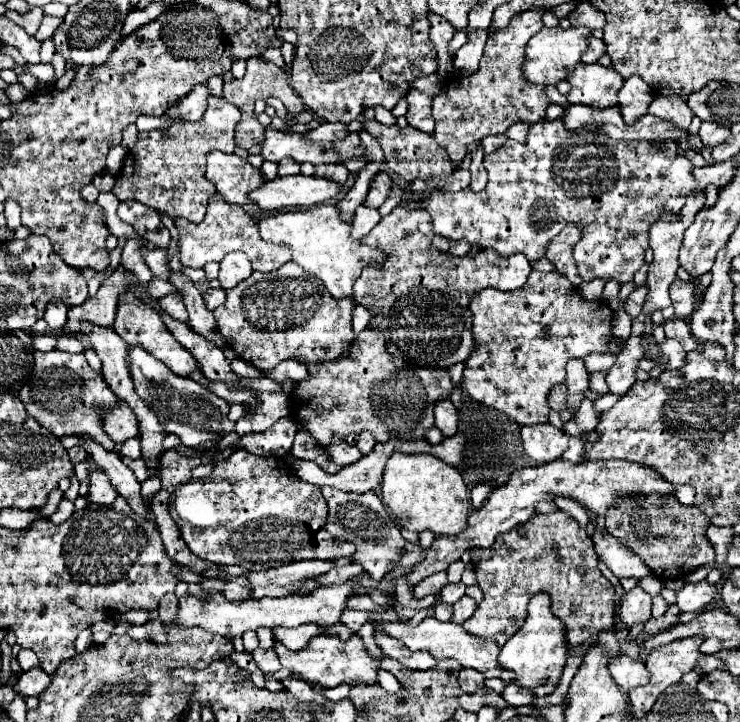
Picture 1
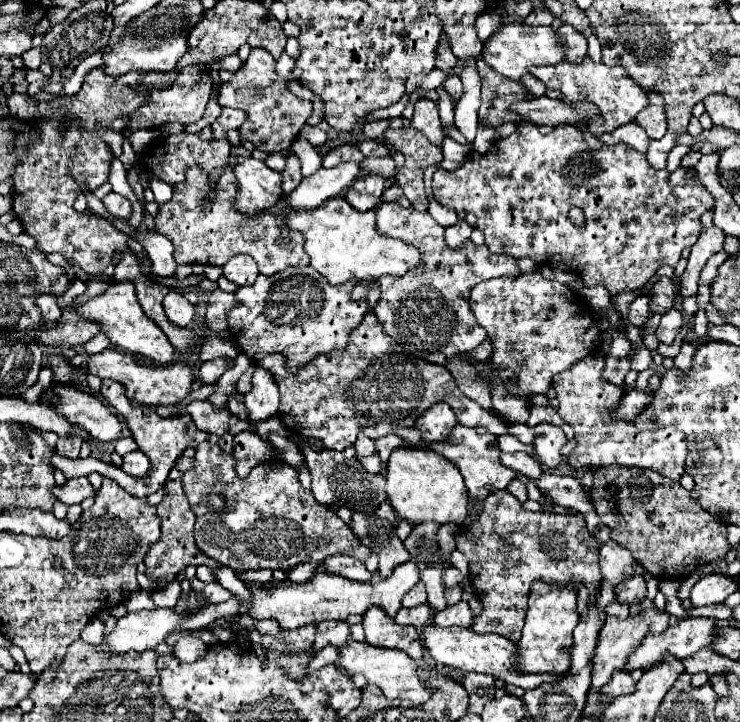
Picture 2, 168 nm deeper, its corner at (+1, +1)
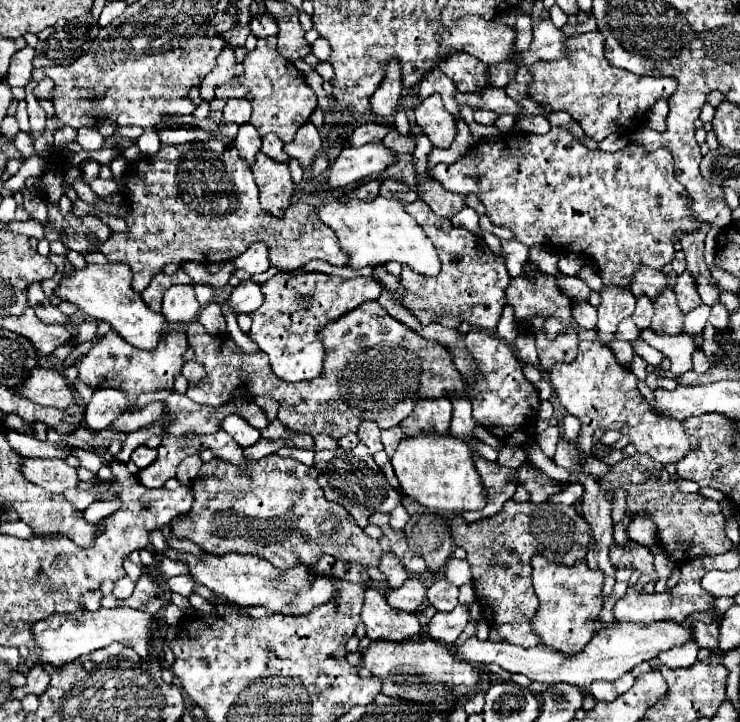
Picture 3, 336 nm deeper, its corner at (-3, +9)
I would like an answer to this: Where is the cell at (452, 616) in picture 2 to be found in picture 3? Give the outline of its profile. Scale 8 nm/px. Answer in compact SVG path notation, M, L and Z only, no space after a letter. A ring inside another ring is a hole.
M458 604L452 611L438 611L435 613L423 633L427 637L435 639L435 641L443 641L448 645L454 645L455 641L463 633L467 621L469 621L467 605Z

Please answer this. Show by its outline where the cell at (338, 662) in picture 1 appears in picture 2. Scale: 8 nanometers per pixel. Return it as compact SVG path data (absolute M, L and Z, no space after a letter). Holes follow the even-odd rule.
M353 639L347 641L345 647L339 647L339 659L337 659L337 667L341 667L345 673L349 675L365 675L365 679L373 685L377 685L387 699L409 699L415 705L423 705L429 699L429 689L421 683L421 679L417 679L415 671L417 671L417 663L409 657L405 657L405 653L397 651L397 649L383 649L383 647L373 647L369 643L357 643Z

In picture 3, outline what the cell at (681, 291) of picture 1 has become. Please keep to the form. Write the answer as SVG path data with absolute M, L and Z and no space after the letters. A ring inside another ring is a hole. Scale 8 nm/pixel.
M643 267L643 269L637 269L637 273L633 275L633 281L631 281L629 287L631 287L635 297L647 295L651 301L655 301L657 295L661 293L661 289L667 287L667 277L657 269Z

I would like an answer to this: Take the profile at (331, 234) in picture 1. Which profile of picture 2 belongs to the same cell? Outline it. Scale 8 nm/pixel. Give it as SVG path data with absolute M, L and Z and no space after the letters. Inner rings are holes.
M335 197L319 209L289 215L289 229L303 235L305 253L311 259L309 265L331 285L343 285L351 279L355 283L369 283L383 275L401 277L421 261L415 247L375 233L375 211L357 211L343 197Z

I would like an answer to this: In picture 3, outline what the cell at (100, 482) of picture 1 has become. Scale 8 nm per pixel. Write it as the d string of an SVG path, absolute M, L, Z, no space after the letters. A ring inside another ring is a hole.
M25 459L21 463L21 473L31 483L53 493L79 487L77 471L61 459Z

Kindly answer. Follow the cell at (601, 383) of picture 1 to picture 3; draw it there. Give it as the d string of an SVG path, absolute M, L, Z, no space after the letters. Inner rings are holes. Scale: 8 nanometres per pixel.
M613 341L609 347L611 347L611 351L615 353L615 357L617 357L617 361L621 365L629 365L631 363L631 359L635 355L631 343L627 343L627 341Z

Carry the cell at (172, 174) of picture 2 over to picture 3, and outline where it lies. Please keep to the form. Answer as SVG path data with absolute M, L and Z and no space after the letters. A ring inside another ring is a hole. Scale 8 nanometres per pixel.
M229 99L223 111L223 119L226 123L231 121L239 121L239 125L249 123L251 117L251 105L245 99Z

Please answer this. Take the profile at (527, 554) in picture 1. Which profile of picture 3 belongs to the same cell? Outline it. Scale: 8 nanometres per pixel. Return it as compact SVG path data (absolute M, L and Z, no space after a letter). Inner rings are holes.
M509 499L497 515L483 517L475 523L465 523L465 519L461 515L455 515L451 519L451 537L453 537L455 545L459 545L467 551L465 559L471 565L477 603L481 605L483 617L489 625L489 641L507 641L507 643L521 645L521 647L539 645L541 639L531 629L531 619L535 617L535 611L537 611L537 595L535 595L533 583L531 583L531 557L541 553L549 561L555 561L555 563L575 563L575 561L585 559L587 543L589 543L585 519L579 517L575 507L571 507L571 505L555 505L555 503L531 505L529 501L517 503L517 501Z

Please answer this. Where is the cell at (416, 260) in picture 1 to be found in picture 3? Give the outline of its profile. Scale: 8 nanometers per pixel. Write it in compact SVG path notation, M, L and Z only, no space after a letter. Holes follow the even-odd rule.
M417 199L415 203L403 205L419 227L423 227L441 259L441 273L433 279L403 267L401 281L409 289L409 311L421 321L421 325L441 323L443 327L457 329L463 321L467 321L479 329L495 329L505 307L505 287L511 279L505 269L505 259L491 253L481 237L467 229L451 227L449 219L437 217L425 201Z

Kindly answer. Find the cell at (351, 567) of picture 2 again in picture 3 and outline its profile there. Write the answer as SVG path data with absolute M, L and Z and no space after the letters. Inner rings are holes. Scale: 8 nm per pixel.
M385 553L385 555L383 555L379 569L385 573L385 577L387 577L387 581L389 581L389 587L401 587L401 585L411 577L409 571L403 567L401 559L397 559L397 557L391 555L391 553Z

